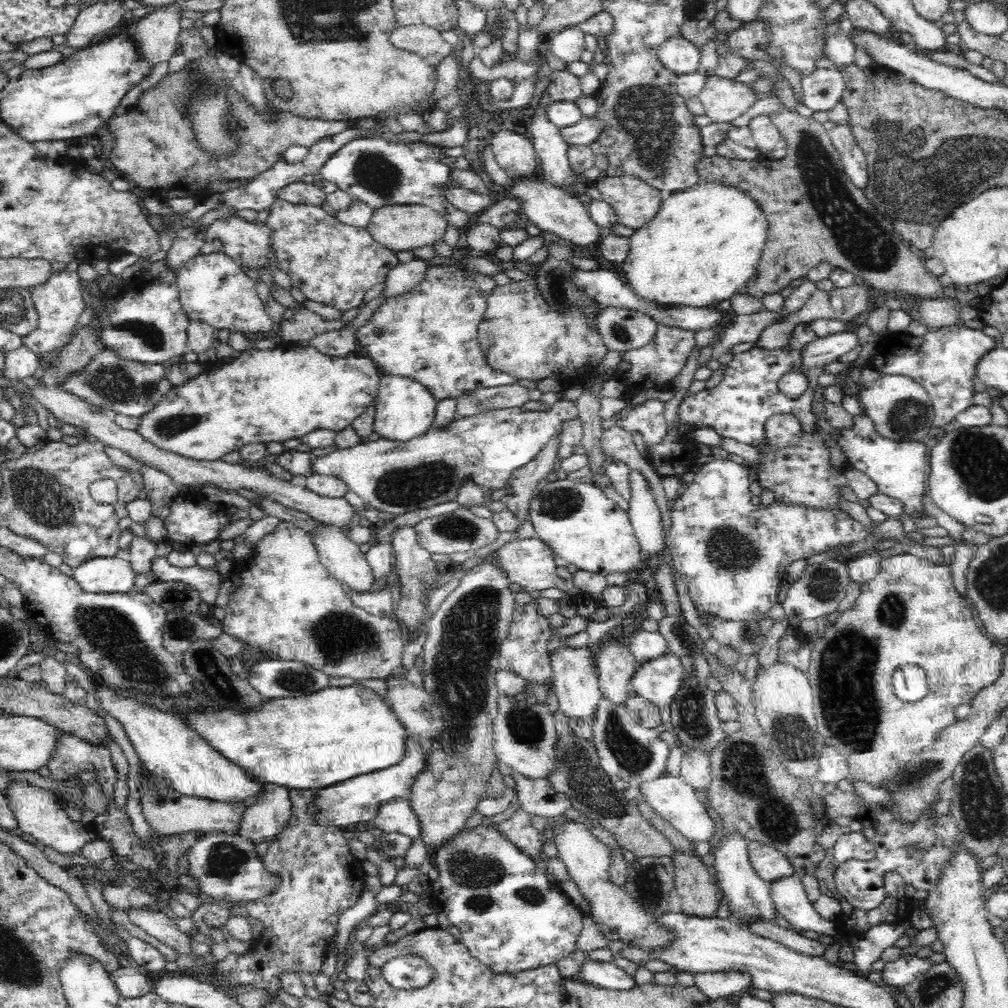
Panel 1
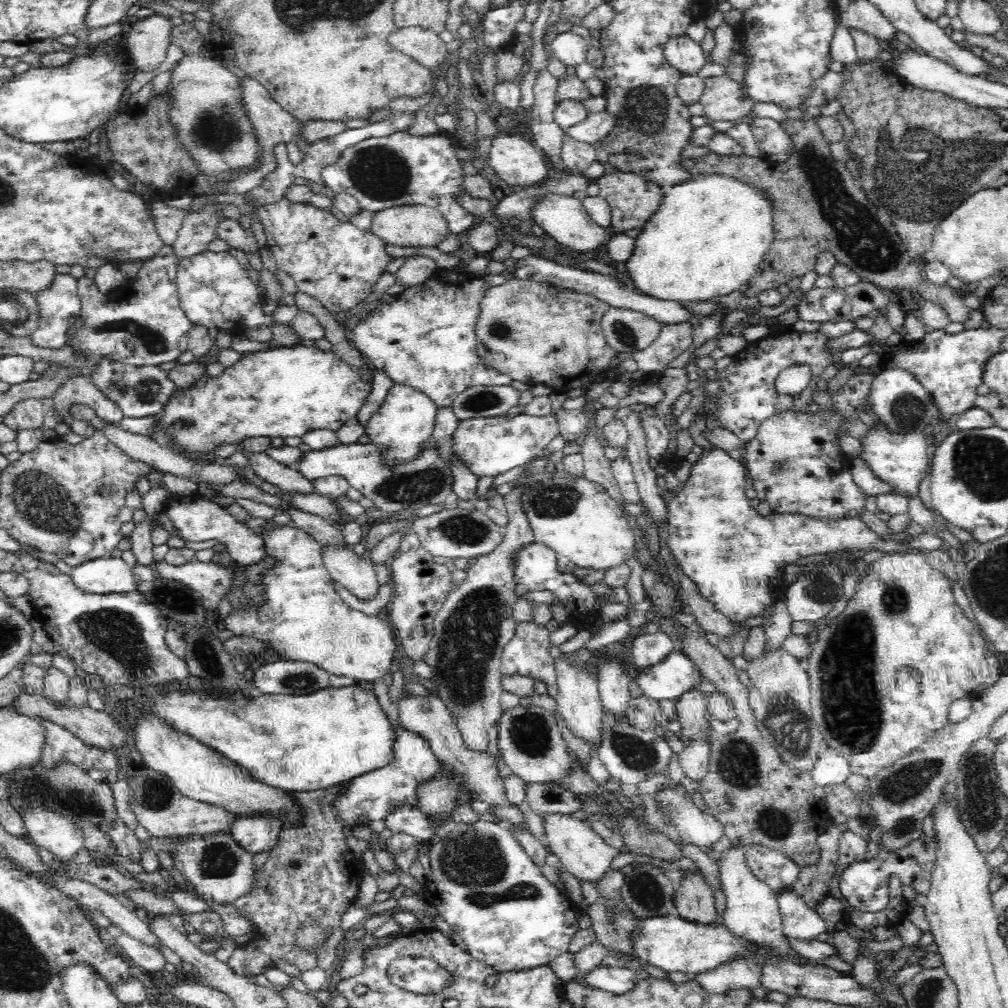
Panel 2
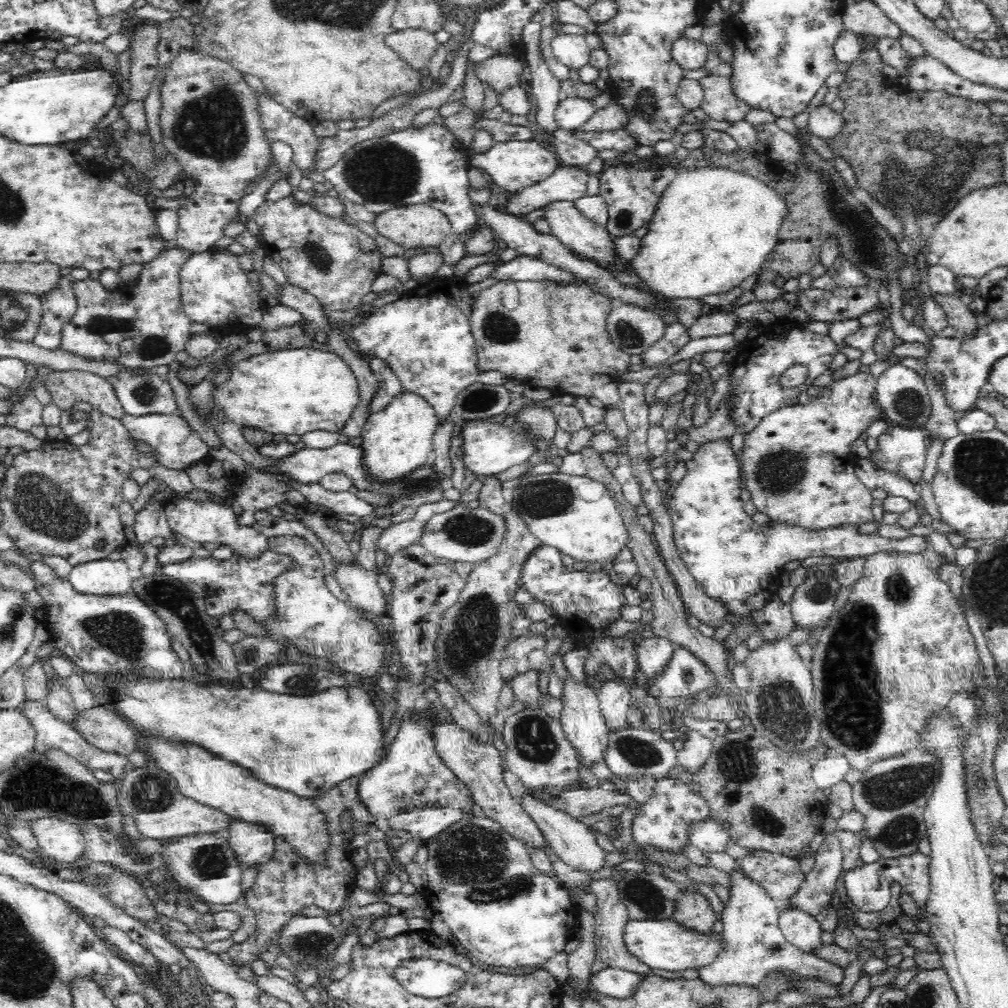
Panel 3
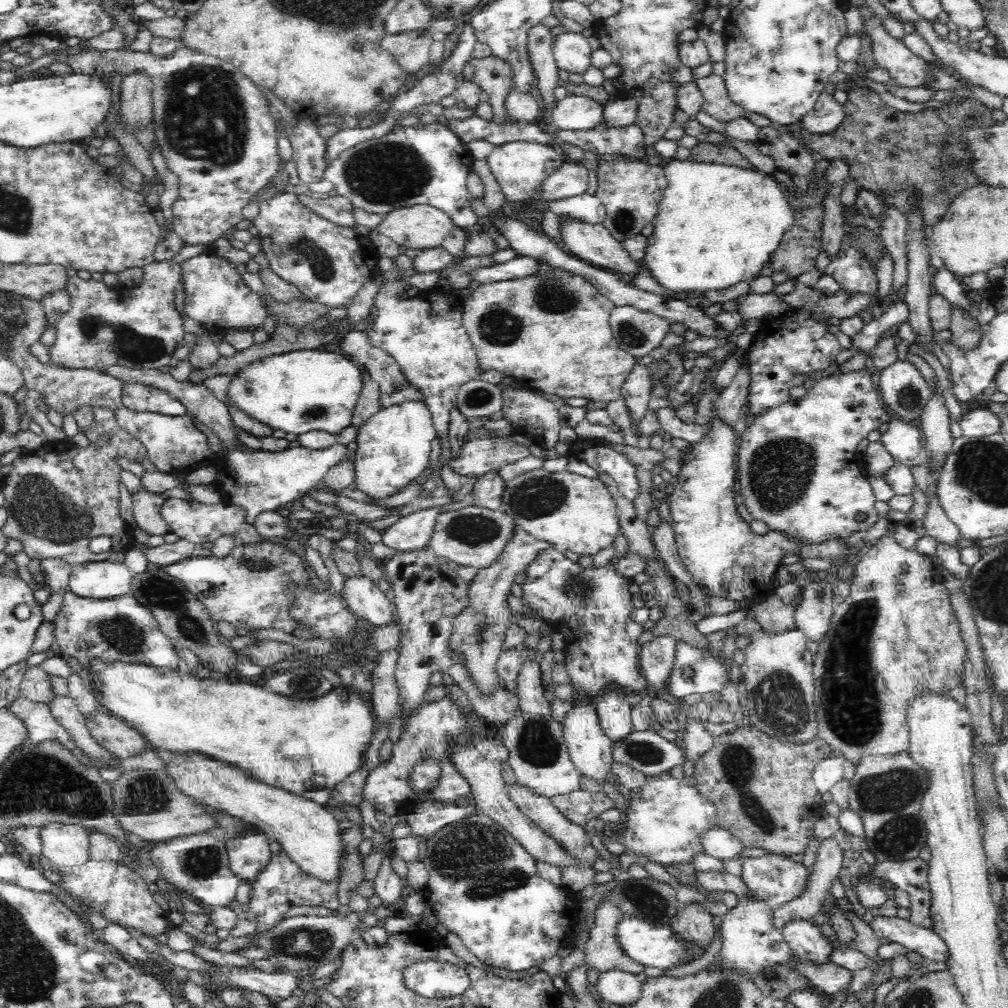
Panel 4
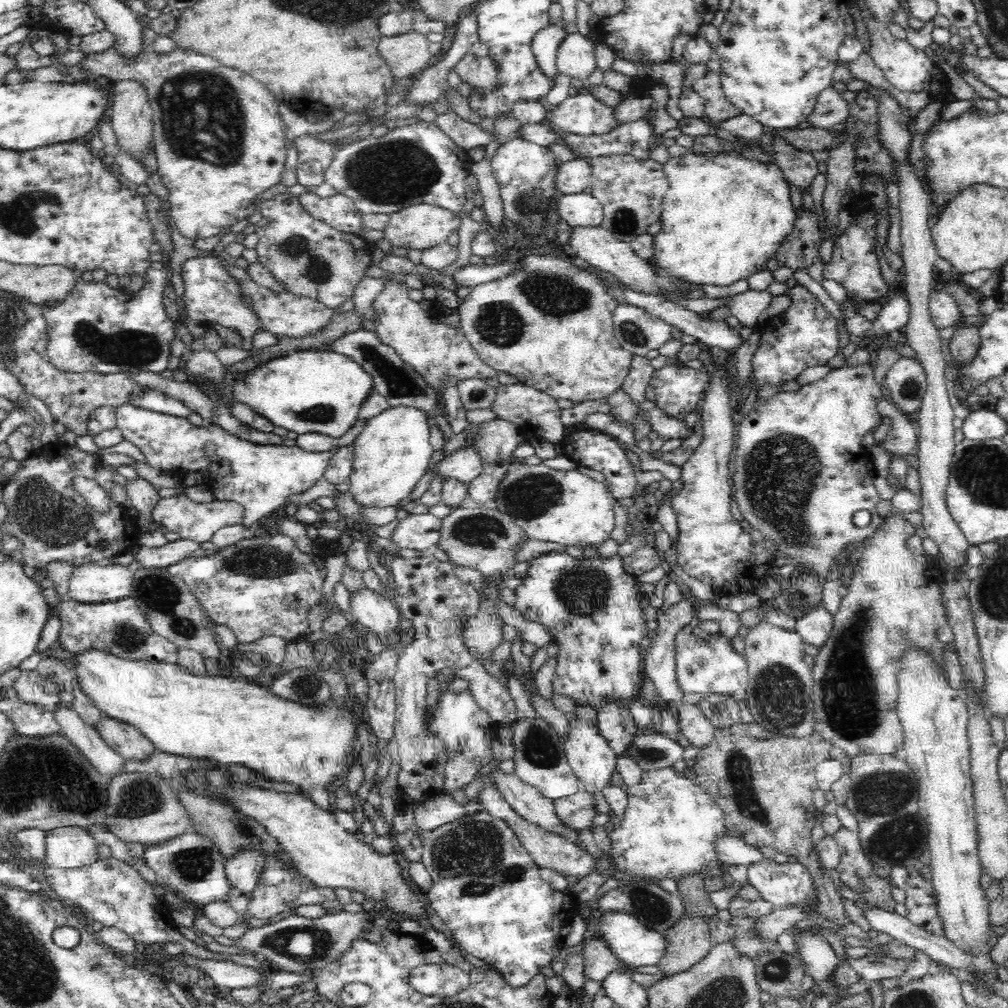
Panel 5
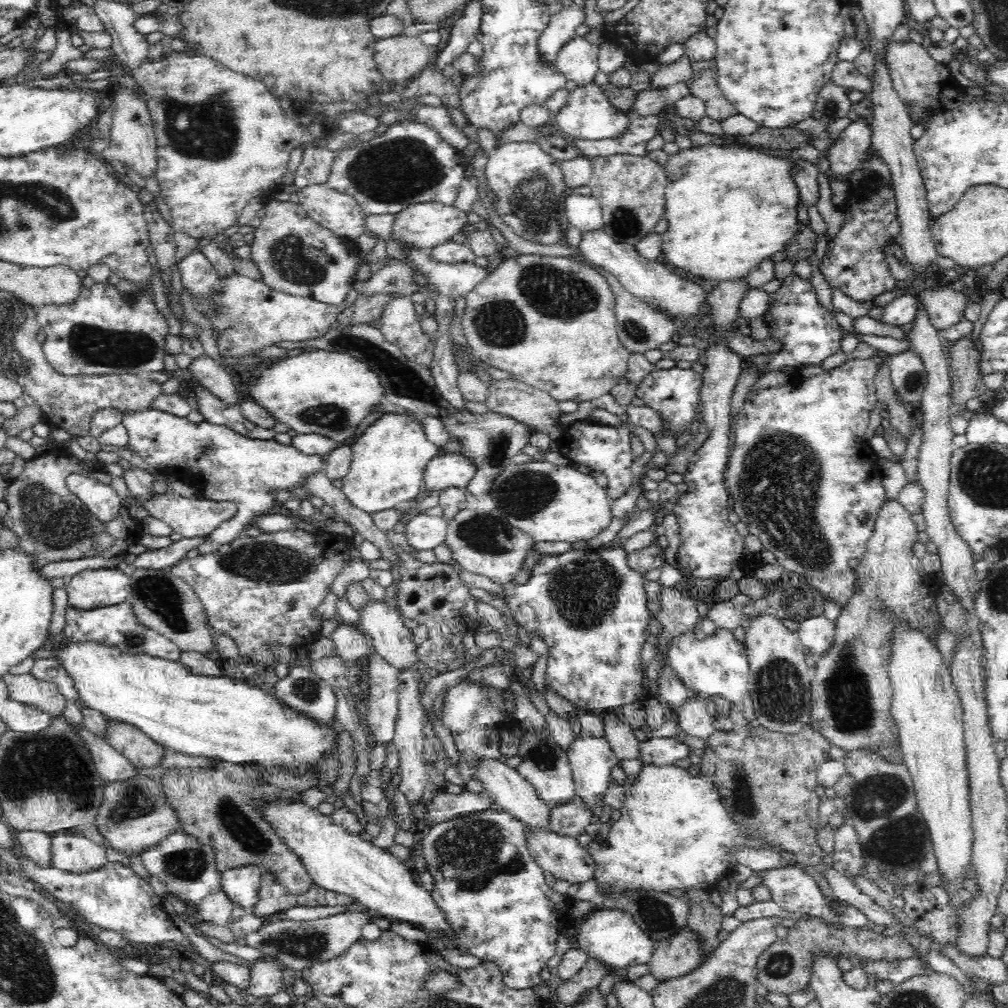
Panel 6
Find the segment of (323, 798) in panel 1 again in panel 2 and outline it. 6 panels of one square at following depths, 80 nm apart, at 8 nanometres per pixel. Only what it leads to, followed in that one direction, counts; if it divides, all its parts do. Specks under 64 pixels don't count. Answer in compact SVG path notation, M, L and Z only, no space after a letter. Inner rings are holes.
M404 728L396 736L395 746L392 747L392 760L377 770L351 779L349 790L338 796L338 802L335 805L338 810L338 819L348 827L367 823L370 820L384 820L396 809L406 805L417 806L421 786L448 774L444 764L438 761L430 750L428 741L416 732L409 732Z

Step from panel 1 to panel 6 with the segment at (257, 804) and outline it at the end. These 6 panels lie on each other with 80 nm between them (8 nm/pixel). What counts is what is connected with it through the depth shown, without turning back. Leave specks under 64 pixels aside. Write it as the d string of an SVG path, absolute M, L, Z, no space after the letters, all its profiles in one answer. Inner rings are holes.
M256 867L230 870L221 874L222 890L230 901L243 906L246 912L253 912L258 900L258 891L264 875Z

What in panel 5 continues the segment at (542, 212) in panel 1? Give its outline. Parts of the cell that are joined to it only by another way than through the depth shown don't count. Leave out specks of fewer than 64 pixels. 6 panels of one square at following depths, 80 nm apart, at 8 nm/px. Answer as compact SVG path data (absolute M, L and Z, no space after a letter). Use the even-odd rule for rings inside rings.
M602 225L572 227L569 245L572 247L572 252L576 256L586 261L591 265L591 267L596 266L596 268L600 268L600 270L604 270L604 272L610 272L612 276L616 276L615 281L622 284L627 289L634 290L635 292L642 294L654 294L655 296L661 296L661 298L664 298L662 295L660 295L660 288L666 288L666 290L672 290L672 292L676 292L676 294L680 294L680 296L686 296L686 292L680 292L680 290L678 290L674 284L670 284L670 280L672 279L670 279L670 276L666 276L666 271L658 269L658 267L654 266L654 264L649 262L649 260L638 258L636 253L632 251L632 248L630 248L630 244L612 238L611 232Z

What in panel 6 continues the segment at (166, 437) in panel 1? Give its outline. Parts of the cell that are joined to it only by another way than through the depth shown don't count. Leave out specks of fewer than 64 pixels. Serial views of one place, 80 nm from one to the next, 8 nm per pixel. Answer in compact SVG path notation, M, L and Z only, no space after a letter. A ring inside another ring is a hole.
M318 349L297 351L283 359L275 360L268 369L262 370L261 375L258 382L248 384L248 390L244 392L247 399L266 407L277 422L286 424L298 434L321 434L338 444L344 444L344 440L354 436L360 421L374 410L378 410L384 402L384 388L378 381L378 375L365 362L343 352Z

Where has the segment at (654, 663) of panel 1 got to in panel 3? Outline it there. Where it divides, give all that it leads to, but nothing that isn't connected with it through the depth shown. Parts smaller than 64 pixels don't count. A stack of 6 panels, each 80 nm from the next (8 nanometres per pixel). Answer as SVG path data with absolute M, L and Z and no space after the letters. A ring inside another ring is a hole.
M684 646L675 647L669 663L653 678L644 678L648 695L684 697L713 688L717 692L717 678L713 671Z

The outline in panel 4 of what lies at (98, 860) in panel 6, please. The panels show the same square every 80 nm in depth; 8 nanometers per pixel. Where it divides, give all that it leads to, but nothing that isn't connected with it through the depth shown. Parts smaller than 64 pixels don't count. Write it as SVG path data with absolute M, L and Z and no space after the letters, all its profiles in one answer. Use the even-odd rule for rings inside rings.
M48 824L39 827L42 852L47 866L76 867L90 862L89 831L80 825Z

